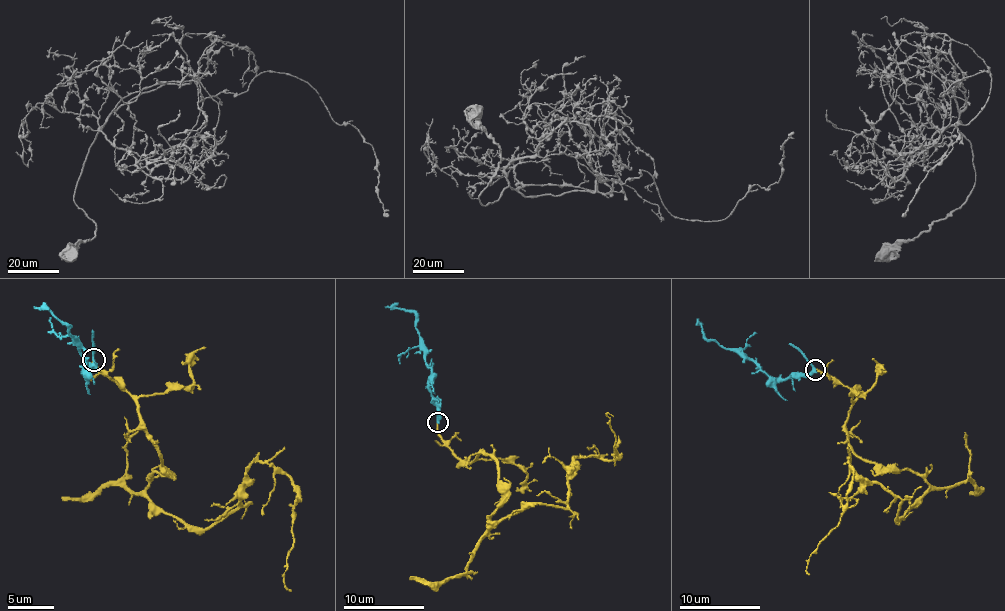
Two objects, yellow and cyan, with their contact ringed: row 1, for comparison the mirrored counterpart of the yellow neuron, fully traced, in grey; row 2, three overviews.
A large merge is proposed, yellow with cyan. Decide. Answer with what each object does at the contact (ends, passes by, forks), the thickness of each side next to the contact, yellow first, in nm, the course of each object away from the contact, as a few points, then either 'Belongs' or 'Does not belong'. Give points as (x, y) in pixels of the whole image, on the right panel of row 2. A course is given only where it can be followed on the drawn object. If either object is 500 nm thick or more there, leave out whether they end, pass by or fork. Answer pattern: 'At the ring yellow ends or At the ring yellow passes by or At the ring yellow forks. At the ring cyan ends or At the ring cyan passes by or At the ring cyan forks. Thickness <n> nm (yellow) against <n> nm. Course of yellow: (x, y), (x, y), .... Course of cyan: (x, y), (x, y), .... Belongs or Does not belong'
At the ring yellow ends. At the ring cyan passes by. Thickness 190 nm (yellow) against 240 nm. Course of yellow: (815, 369), (855, 397), (857, 454), (928, 491), (898, 519), (900, 499), (849, 460), (841, 521), (809, 574). Course of cyan: (815, 369), (809, 373), (792, 373), (784, 379), (770, 379), (752, 361), (709, 341), (699, 322). Belongs

